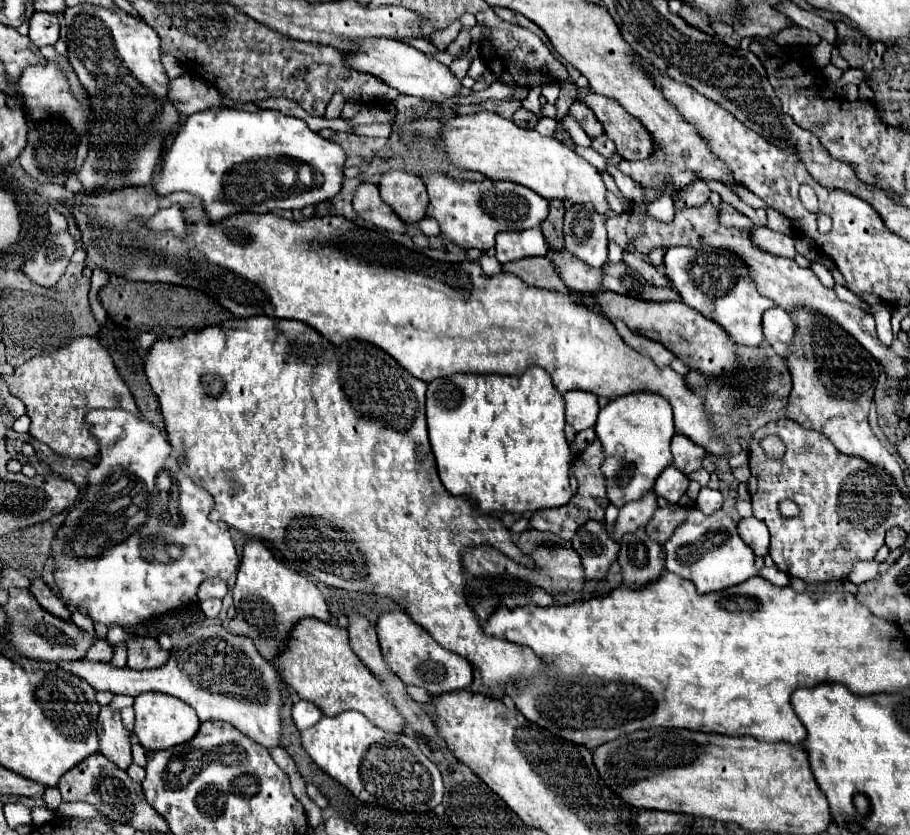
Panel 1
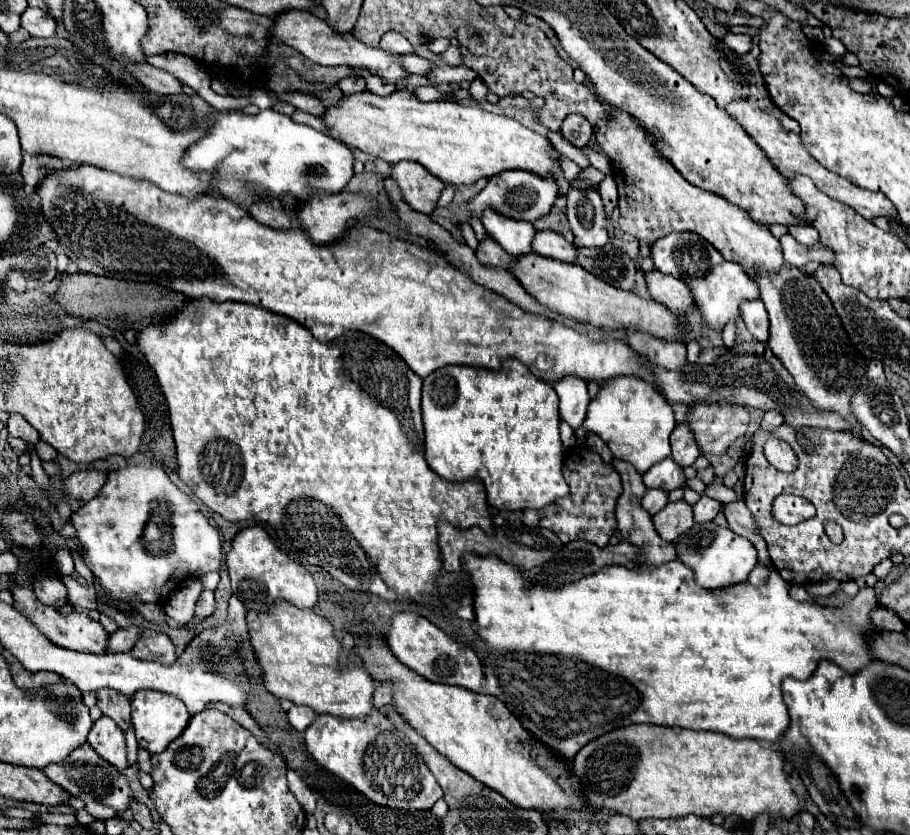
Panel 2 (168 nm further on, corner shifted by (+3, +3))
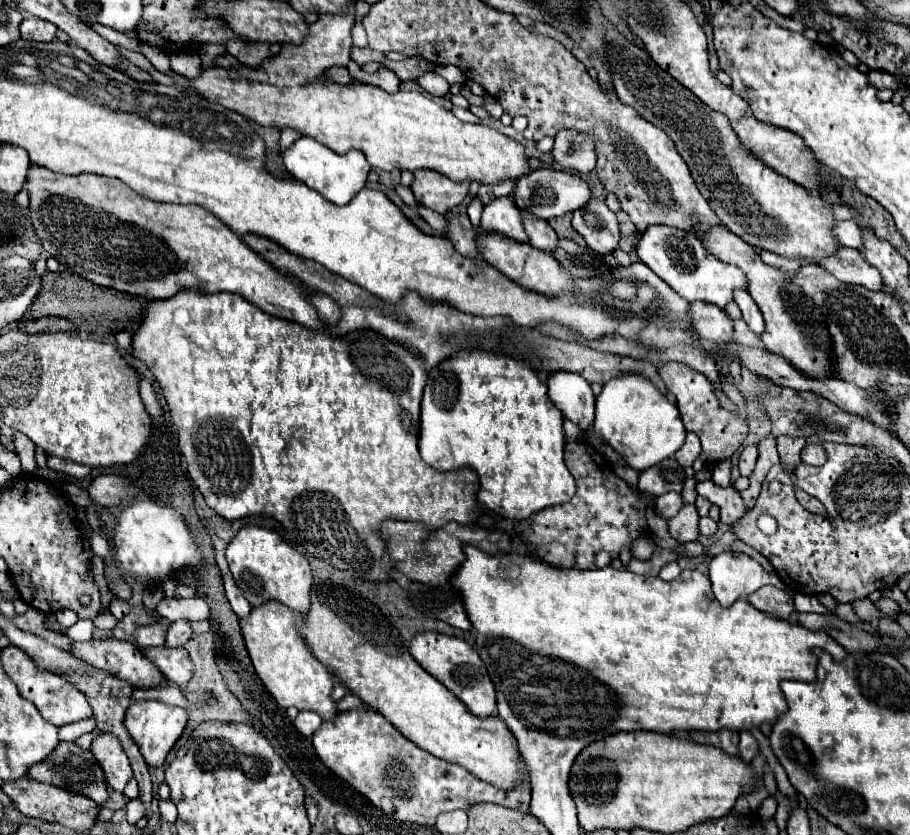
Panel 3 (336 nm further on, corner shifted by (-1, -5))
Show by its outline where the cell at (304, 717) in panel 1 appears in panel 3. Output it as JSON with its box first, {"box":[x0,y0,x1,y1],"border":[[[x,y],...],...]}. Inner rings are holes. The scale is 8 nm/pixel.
{"box":[295,711,323,737],"border":[[[299,711],[297,719],[295,719],[297,731],[305,737],[311,737],[319,729],[321,723],[323,723],[323,719],[315,711]]]}

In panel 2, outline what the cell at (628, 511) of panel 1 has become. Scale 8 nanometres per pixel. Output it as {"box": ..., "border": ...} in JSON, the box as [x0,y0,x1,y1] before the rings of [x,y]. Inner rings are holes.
{"box":[641,489,669,515],"border":[[[647,489],[645,497],[641,499],[643,509],[647,509],[651,515],[661,511],[669,503],[669,493],[665,489]]]}

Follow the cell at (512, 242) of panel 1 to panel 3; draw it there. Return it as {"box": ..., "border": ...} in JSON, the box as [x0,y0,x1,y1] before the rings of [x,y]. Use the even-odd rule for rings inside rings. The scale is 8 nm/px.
{"box":[479,197,527,243],"border":[[[497,197],[489,205],[485,205],[479,229],[483,233],[499,233],[517,243],[527,243],[521,211],[509,197]]]}

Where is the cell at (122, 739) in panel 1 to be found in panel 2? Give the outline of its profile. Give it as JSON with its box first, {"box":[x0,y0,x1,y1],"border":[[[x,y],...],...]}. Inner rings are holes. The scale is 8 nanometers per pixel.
{"box":[87,717,127,771],"border":[[[101,717],[99,721],[93,723],[87,743],[105,759],[109,761],[115,769],[123,771],[127,769],[127,747],[125,747],[125,735],[113,723],[109,717]]]}

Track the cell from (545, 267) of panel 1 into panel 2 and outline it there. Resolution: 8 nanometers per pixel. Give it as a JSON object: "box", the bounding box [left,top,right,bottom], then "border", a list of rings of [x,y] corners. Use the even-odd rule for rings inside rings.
{"box":[477,237,515,269],"border":[[[485,237],[485,241],[479,243],[477,251],[479,251],[479,261],[483,265],[493,265],[493,267],[509,269],[509,265],[515,261],[515,257],[509,257],[509,253],[505,253],[491,237]]]}

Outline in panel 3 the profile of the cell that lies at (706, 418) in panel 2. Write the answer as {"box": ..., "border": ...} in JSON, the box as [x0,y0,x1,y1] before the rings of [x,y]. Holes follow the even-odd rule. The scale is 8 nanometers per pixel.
{"box":[657,361,749,463],"border":[[[669,361],[669,363],[661,363],[657,367],[661,379],[665,381],[667,389],[675,395],[677,399],[677,407],[683,419],[683,425],[687,431],[695,431],[701,439],[703,451],[701,451],[701,459],[707,463],[717,463],[717,461],[727,461],[745,441],[747,433],[749,433],[749,423],[747,419],[741,419],[739,413],[735,411],[727,411],[723,407],[719,407],[719,401],[711,389],[711,383],[705,375],[701,375],[699,371],[687,367],[685,363],[679,361]]]}

